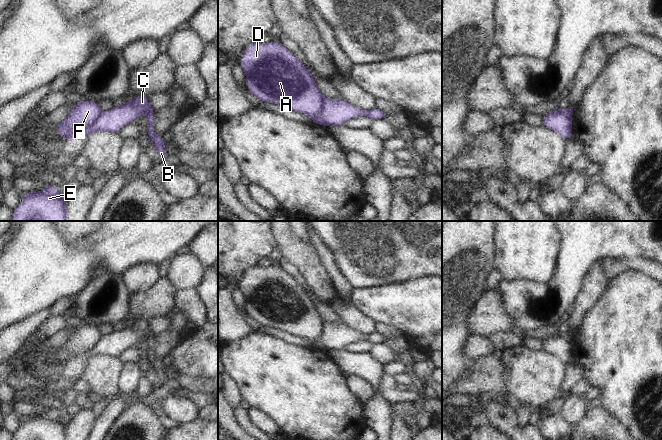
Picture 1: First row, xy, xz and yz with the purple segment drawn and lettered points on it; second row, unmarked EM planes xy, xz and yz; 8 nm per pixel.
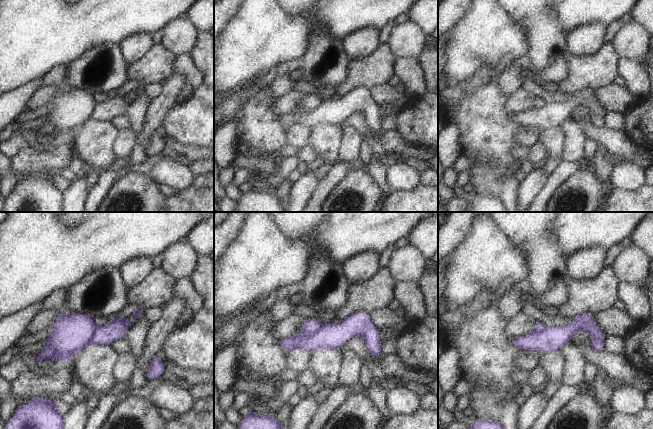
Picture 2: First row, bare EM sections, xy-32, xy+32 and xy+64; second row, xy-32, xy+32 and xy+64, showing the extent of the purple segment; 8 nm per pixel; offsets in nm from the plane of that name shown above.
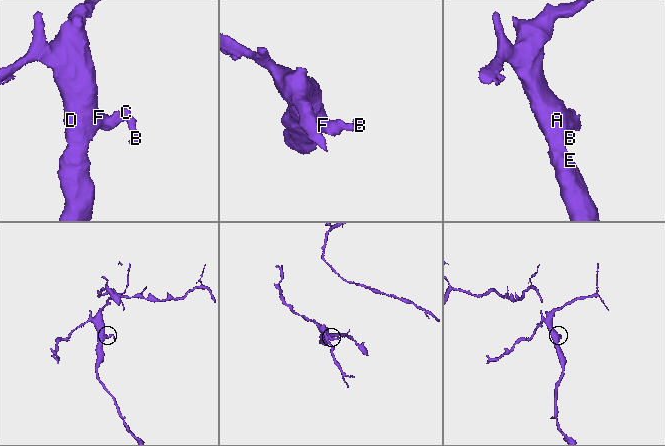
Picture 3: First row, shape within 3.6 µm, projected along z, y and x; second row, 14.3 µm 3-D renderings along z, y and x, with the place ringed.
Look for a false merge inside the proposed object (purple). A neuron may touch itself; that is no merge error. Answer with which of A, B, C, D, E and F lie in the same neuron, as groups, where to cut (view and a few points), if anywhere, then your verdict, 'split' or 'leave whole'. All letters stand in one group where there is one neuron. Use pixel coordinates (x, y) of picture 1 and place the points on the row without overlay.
A D E F / B C; cut in xz along (324, 322), (324, 333), (321, 342), (330, 350); split

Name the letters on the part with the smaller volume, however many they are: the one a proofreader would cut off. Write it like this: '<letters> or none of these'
B, C

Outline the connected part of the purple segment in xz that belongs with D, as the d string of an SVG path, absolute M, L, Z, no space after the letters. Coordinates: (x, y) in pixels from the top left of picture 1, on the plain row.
M273 264L268 268L258 265L250 268L243 276L239 289L246 297L245 307L249 316L257 323L317 342L318 348L330 352L321 341L325 322L310 294L279 264Z

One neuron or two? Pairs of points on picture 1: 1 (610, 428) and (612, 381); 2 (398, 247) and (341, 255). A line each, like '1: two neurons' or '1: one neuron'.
1: two neurons
2: one neuron

